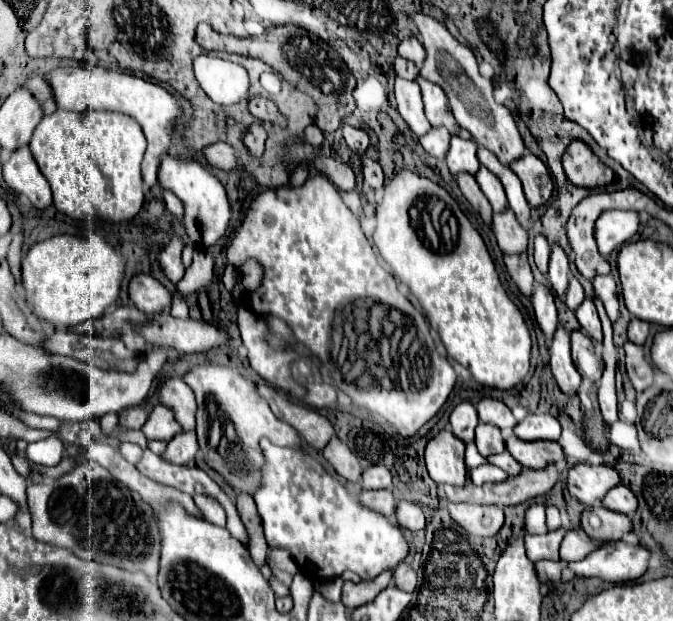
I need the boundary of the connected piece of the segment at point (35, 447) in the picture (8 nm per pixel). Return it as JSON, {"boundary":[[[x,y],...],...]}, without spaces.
{"boundary":[[[47,437],[35,443],[29,443],[19,439],[17,441],[17,451],[23,451],[31,463],[43,465],[43,467],[55,467],[63,459],[63,443],[57,437]]]}

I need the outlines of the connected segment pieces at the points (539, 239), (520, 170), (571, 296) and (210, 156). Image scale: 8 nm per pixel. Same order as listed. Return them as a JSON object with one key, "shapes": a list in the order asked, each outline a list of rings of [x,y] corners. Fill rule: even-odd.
{"shapes":[[[[537,235],[535,237],[535,265],[543,275],[547,275],[547,269],[549,269],[549,255],[551,255],[551,247],[547,239],[543,235]]],[[[525,153],[519,161],[511,165],[515,175],[521,179],[527,203],[537,209],[543,207],[551,195],[553,195],[553,179],[549,169],[543,165],[541,159],[537,159],[533,153]]],[[[571,279],[571,281],[569,281],[569,289],[567,289],[567,293],[565,293],[565,305],[567,305],[571,311],[575,311],[575,309],[583,303],[583,297],[585,297],[583,287],[579,285],[577,279]]],[[[223,141],[213,143],[211,147],[207,145],[205,149],[201,149],[201,155],[207,159],[209,165],[219,167],[219,169],[223,169],[223,171],[231,171],[231,169],[235,169],[235,165],[237,165],[233,147],[229,147],[229,145],[223,143]]]]}

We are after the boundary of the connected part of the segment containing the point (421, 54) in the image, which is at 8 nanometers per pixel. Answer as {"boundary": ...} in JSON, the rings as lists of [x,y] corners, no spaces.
{"boundary":[[[409,37],[409,39],[401,41],[399,55],[409,59],[409,61],[413,61],[415,65],[421,65],[425,61],[425,49],[423,49],[423,45],[415,37]]]}

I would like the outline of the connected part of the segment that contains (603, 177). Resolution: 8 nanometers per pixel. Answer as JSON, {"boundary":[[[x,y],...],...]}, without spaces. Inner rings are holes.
{"boundary":[[[571,141],[563,155],[563,169],[567,179],[579,187],[605,187],[613,181],[613,171],[583,141]]]}

